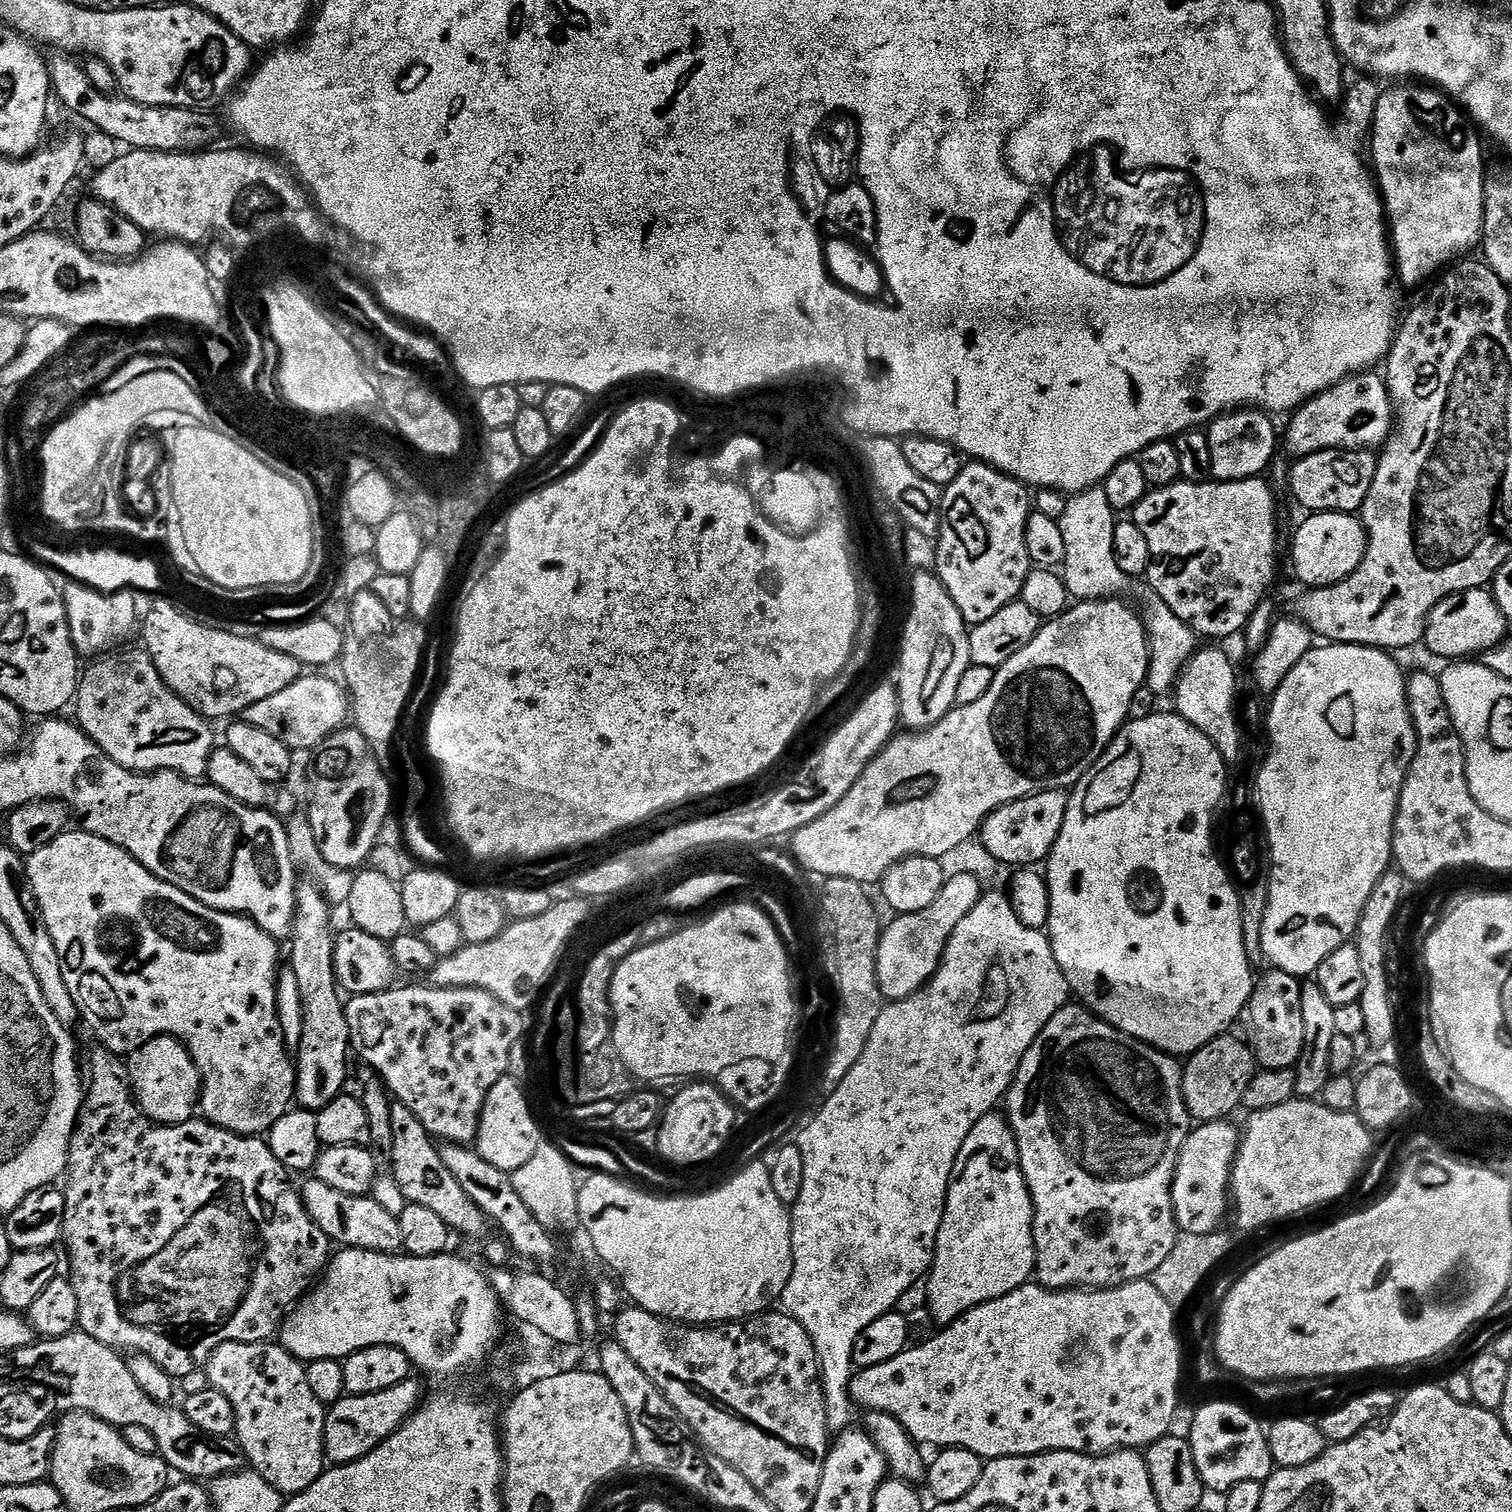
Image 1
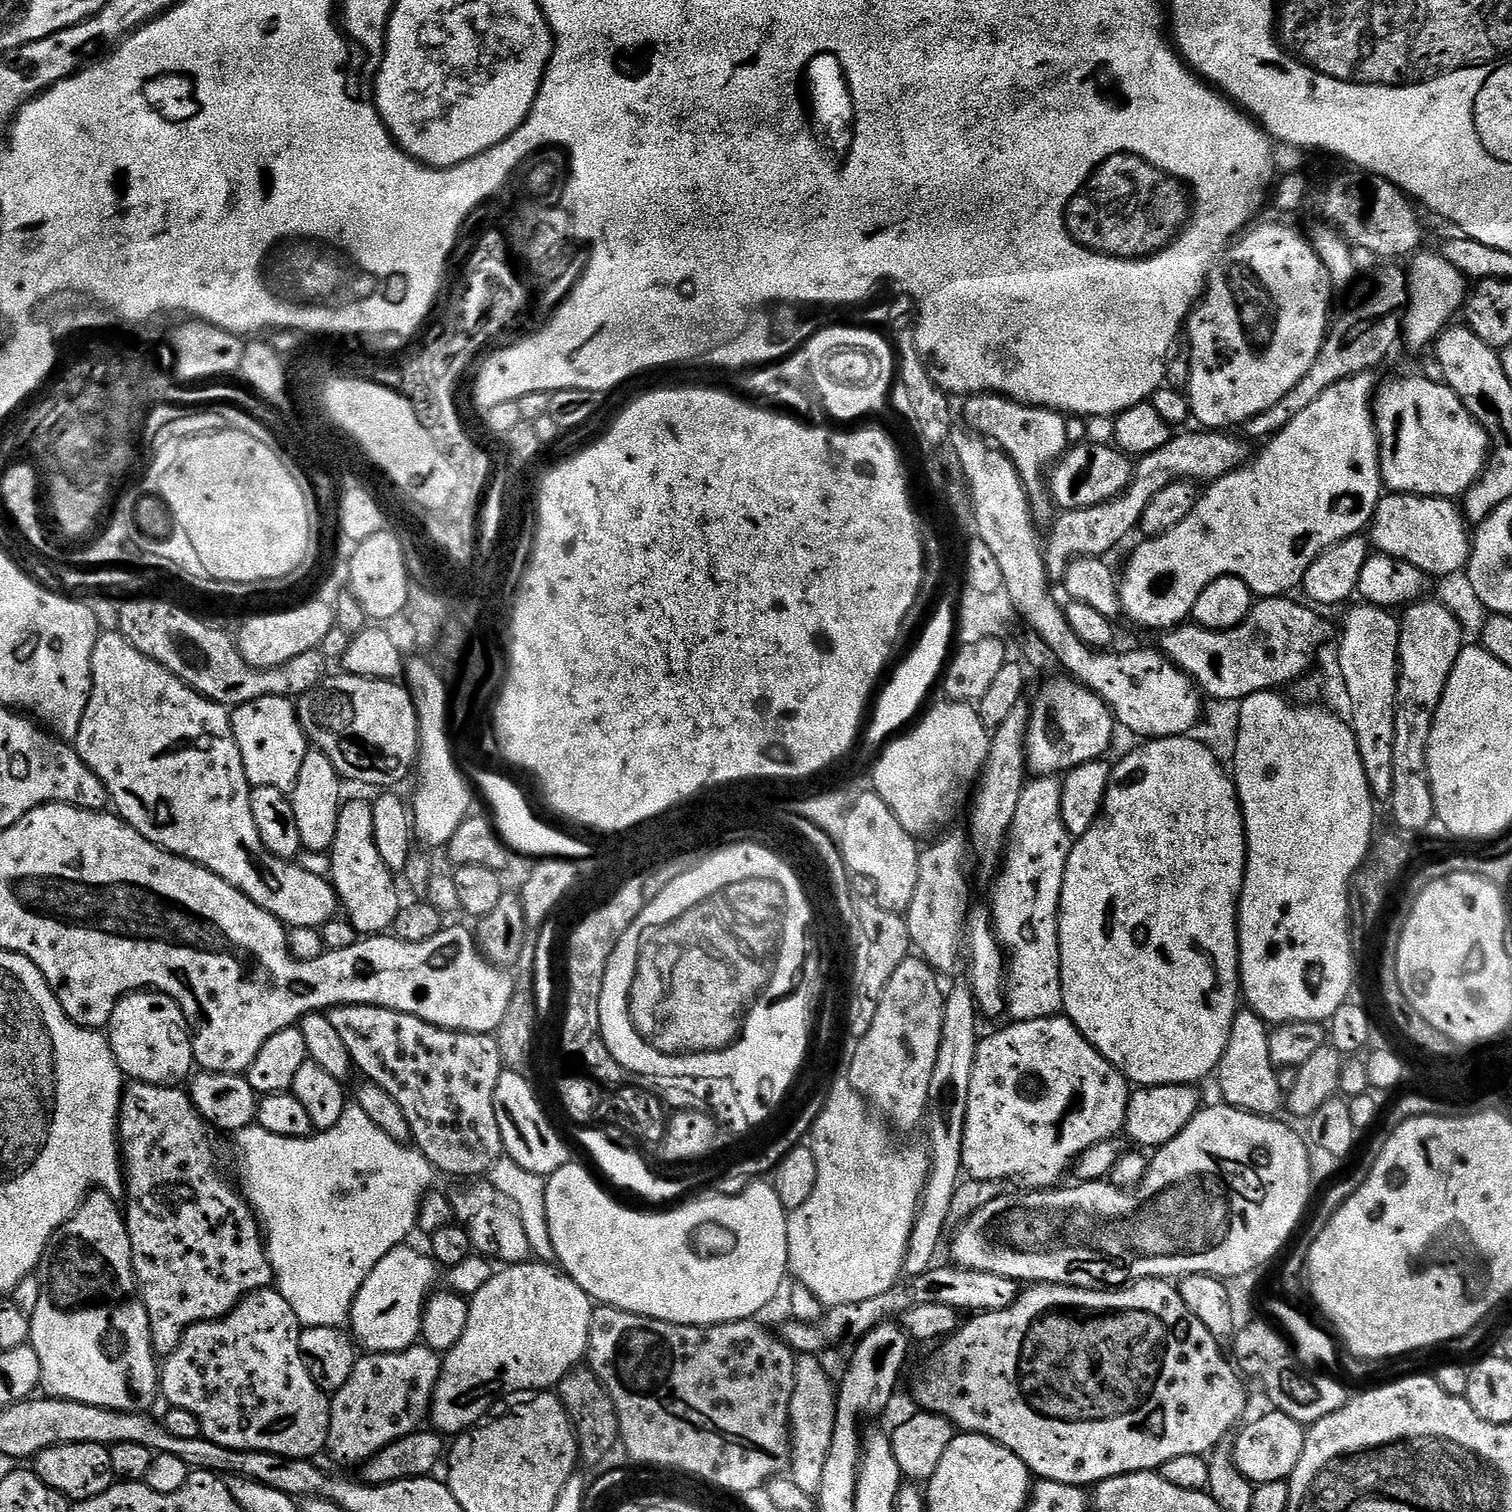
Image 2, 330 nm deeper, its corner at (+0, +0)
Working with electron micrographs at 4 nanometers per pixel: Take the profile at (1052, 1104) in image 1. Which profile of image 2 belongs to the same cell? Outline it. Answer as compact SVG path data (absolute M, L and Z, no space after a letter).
M1063 1014L1037 1020L1017 1020L1009 1025L1009 1028L1004 1028L1001 1032L992 1032L989 1036L987 1033L976 1048L974 1074L970 1074L970 1106L966 1110L966 1130L962 1142L964 1172L974 1180L1008 1180L1020 1184L1022 1182L1024 1184L1021 1185L1032 1190L1054 1188L1063 1181L1060 1179L1067 1172L1069 1175L1070 1169L1086 1150L1107 1140L1117 1139L1124 1132L1130 1081L1080 1033L1078 1026L1074 1026L1074 1022Z

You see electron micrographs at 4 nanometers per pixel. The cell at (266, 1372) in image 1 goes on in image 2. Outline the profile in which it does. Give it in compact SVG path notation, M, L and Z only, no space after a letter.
M275 1287L264 1288L261 1292L252 1292L237 1304L235 1310L220 1320L207 1320L201 1324L192 1324L184 1330L180 1345L167 1356L159 1369L159 1394L165 1395L172 1403L172 1407L190 1410L190 1414L194 1414L194 1418L198 1418L204 1439L214 1442L218 1446L226 1446L243 1452L269 1452L293 1458L315 1457L315 1452L323 1453L325 1451L328 1442L332 1405L326 1393L314 1382L314 1378L310 1378L310 1370L306 1370L306 1362L302 1358L300 1349L301 1331L302 1325L298 1314L294 1314L294 1310L290 1310L290 1302L286 1302L286 1298L282 1298L282 1294Z

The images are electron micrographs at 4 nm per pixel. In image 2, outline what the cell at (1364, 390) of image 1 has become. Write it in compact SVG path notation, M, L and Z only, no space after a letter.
M1408 376L1385 388L1383 385L1375 393L1380 477L1384 479L1384 488L1393 493L1460 498L1484 475L1490 463L1490 437L1486 429L1466 410L1452 388L1436 380Z

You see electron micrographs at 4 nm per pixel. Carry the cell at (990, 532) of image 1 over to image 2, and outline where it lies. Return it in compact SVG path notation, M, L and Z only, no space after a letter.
M995 394L969 396L963 404L963 423L985 440L991 440L1001 452L1007 454L1018 470L1024 489L1028 491L1028 501L1032 504L1033 513L1040 518L1048 515L1051 517L1054 501L1046 483L1046 473L1064 457L1070 447L1069 421L1065 413L1052 412L1049 408L1030 408L1026 404L1018 404L1008 399L1007 396Z

